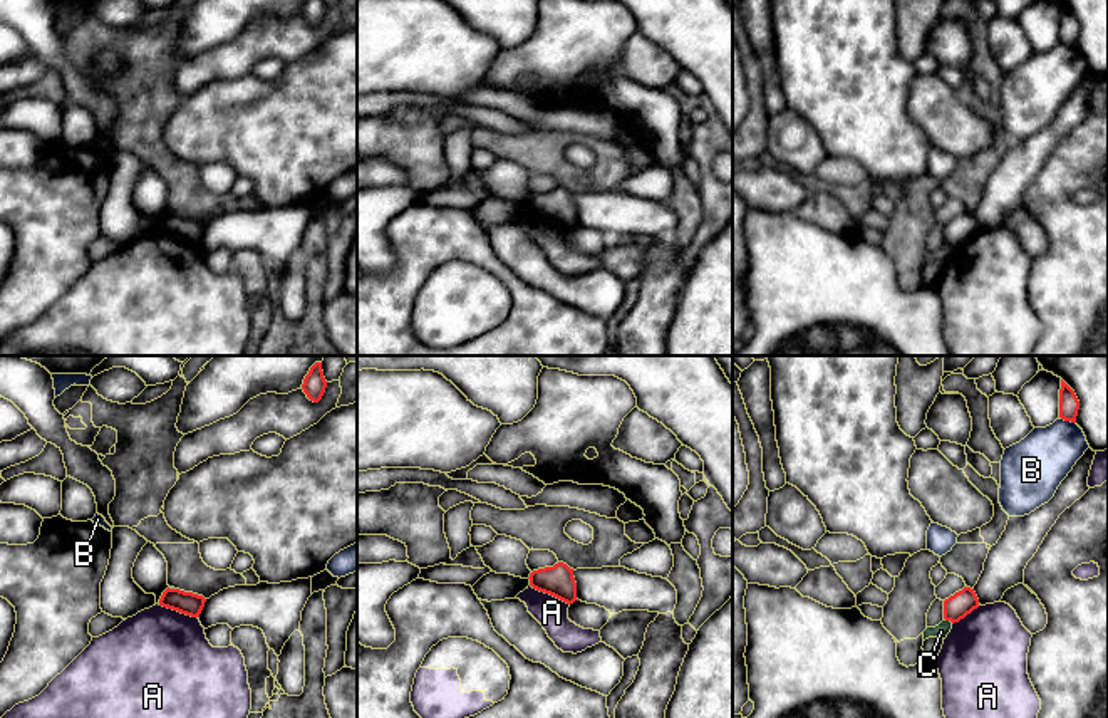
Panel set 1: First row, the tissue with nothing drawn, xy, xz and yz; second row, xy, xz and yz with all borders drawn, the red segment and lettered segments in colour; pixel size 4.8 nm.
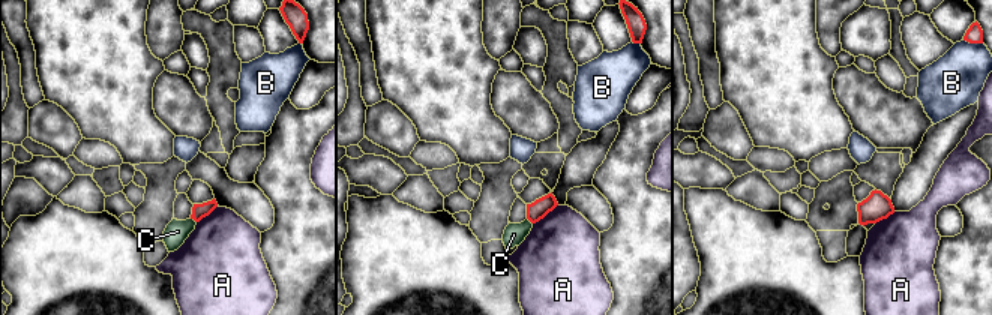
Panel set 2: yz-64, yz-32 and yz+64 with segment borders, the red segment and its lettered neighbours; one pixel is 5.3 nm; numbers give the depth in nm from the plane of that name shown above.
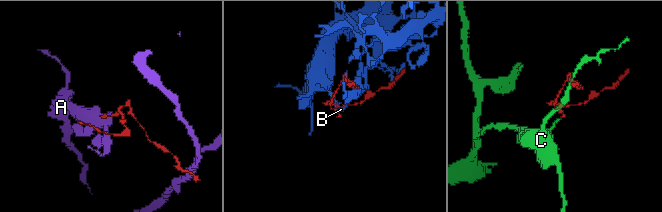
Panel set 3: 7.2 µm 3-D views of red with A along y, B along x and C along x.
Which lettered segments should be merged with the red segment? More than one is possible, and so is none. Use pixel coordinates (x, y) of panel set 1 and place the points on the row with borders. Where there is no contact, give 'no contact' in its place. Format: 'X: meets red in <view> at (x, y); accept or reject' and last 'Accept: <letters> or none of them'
A: meets red in xz at (550, 594); reject
B: meets red in yz at (1068, 420); reject
C: meets red in yz at (949, 619); reject
Accept: none of them

